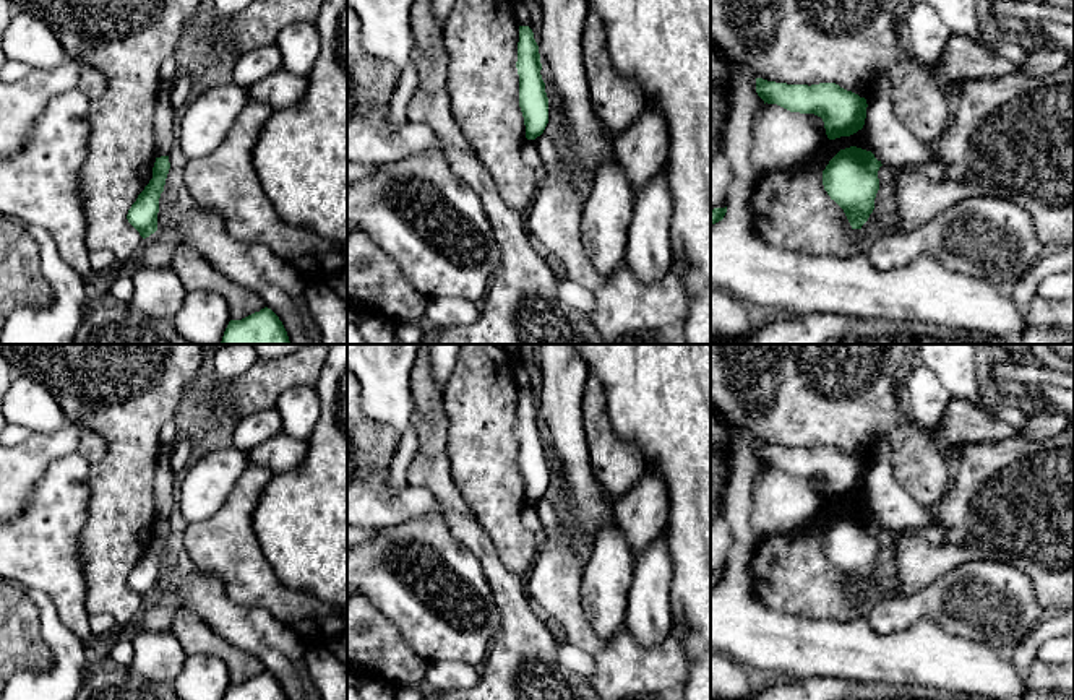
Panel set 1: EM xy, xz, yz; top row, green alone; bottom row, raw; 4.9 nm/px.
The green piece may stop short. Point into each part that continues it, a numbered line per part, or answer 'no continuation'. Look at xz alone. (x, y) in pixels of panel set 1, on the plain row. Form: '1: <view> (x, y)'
no continuation

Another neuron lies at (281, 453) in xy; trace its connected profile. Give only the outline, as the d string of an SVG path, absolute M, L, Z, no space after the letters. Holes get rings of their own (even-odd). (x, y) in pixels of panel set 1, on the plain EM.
M277 434L276 437L255 447L248 458L251 463L264 466L273 474L281 474L295 469L303 463L308 452L308 442Z

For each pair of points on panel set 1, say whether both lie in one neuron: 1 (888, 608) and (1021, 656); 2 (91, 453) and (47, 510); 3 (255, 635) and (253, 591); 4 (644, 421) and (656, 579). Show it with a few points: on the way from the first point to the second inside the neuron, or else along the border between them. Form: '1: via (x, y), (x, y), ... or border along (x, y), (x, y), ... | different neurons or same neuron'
1: border along (1034, 626), (1021, 642), (1005, 652) | different neurons
2: border along (77, 452), (90, 463) | different neurons
3: border along (223, 585), (236, 603), (260, 606), (287, 626) | different neurons
4: border along (665, 536), (672, 579) | different neurons

